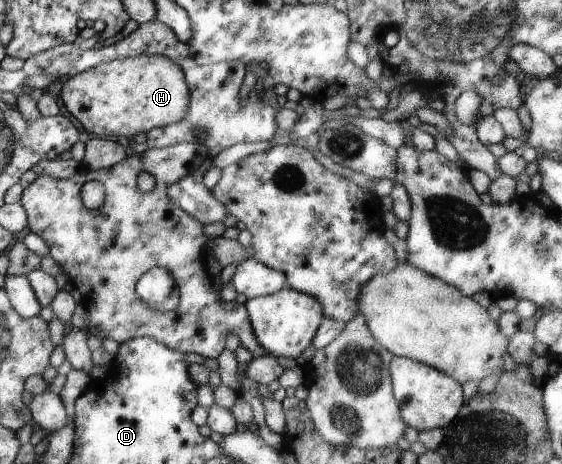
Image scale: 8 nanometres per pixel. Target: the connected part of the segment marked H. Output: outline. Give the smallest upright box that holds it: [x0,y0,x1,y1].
[60,54,190,139]

